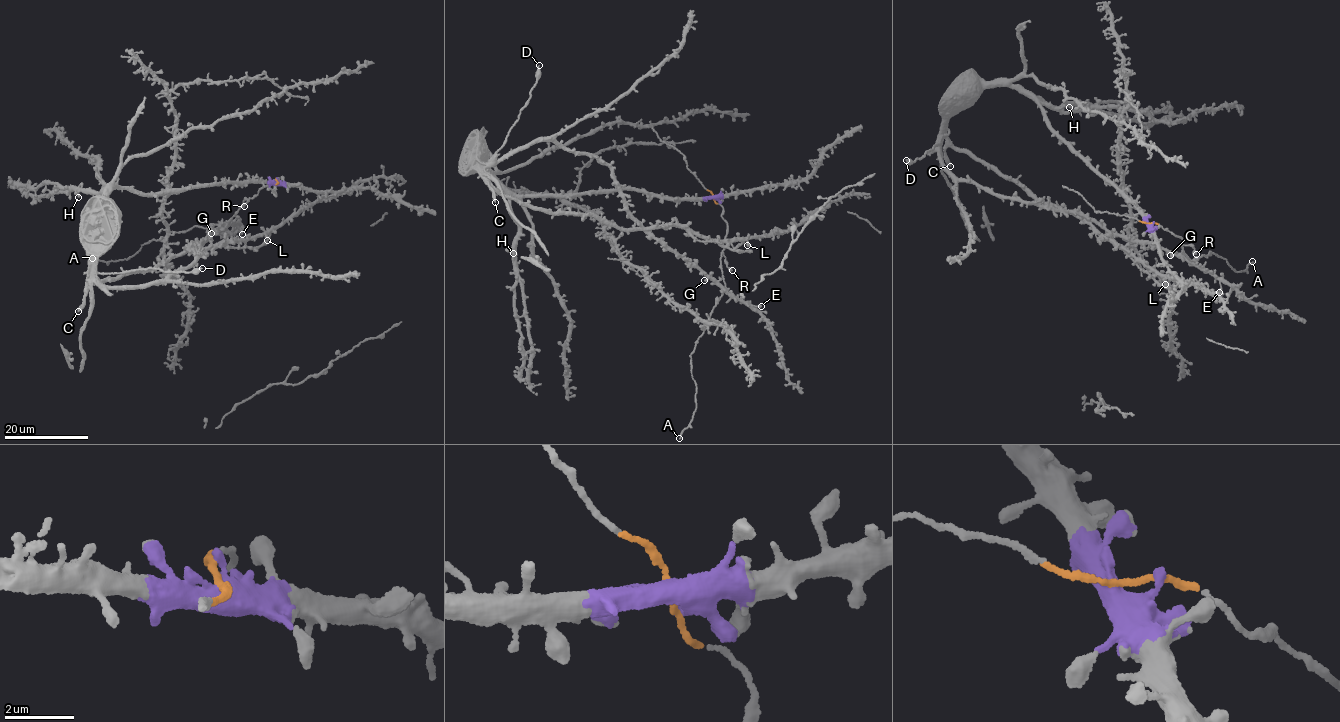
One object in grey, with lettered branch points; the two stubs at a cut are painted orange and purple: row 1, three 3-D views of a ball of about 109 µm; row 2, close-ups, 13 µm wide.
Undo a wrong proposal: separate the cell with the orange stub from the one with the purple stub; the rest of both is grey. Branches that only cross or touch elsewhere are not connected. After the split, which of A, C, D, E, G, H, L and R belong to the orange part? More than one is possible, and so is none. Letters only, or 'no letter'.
A, R

